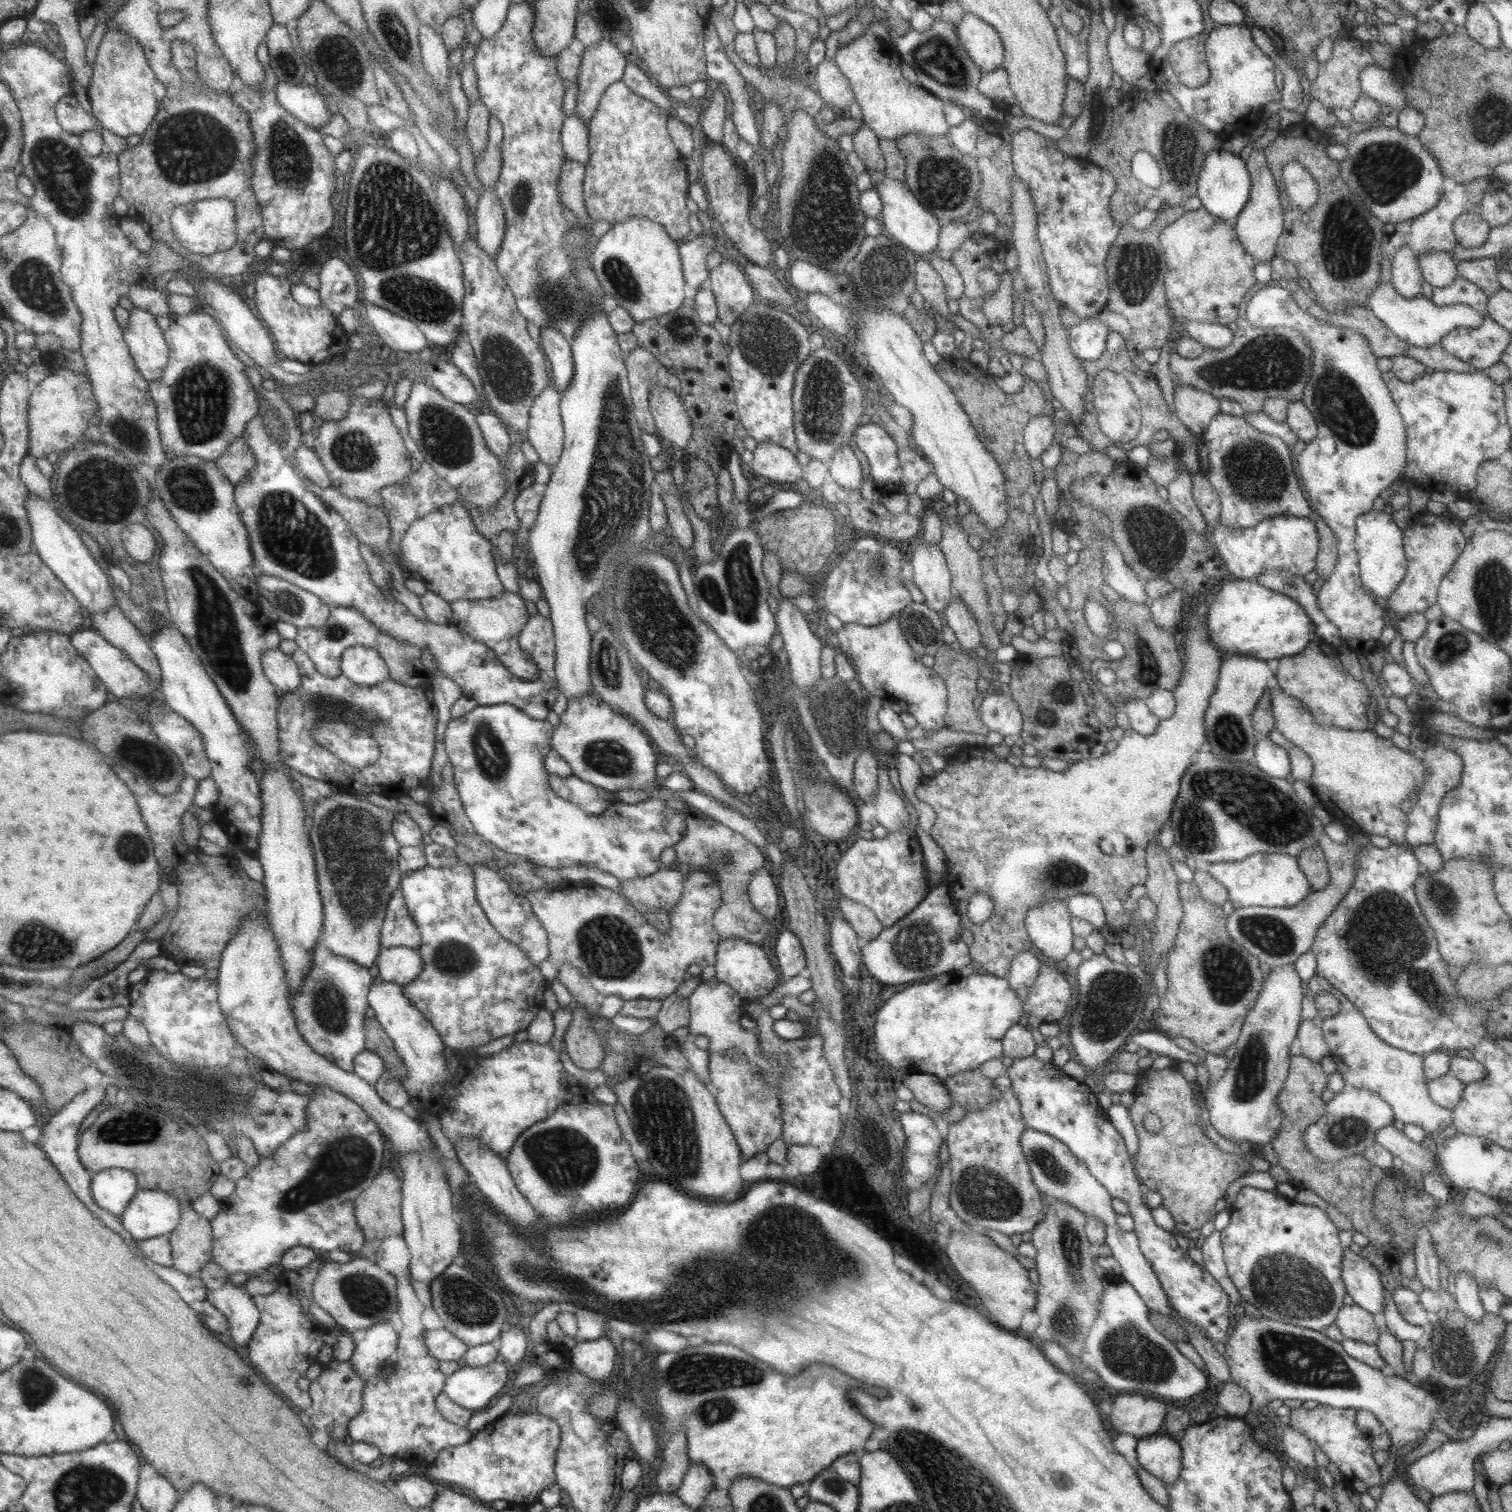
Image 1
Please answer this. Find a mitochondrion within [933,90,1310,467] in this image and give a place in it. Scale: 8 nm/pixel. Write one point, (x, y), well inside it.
(1271, 364)

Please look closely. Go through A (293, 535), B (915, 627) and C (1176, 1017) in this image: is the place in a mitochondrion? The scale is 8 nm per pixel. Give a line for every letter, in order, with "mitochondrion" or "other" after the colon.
A: mitochondrion
B: mitochondrion
C: other

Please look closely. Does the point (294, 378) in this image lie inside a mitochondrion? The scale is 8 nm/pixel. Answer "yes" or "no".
no

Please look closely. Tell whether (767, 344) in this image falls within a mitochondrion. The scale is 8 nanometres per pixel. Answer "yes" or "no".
yes

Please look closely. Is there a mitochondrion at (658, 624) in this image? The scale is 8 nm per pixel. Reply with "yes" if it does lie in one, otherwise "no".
yes

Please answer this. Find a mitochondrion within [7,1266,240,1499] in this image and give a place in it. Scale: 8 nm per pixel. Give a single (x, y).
(36, 1387)

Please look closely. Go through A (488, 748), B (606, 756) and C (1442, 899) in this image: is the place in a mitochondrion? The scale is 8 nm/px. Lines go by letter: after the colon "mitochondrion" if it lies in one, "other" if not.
A: mitochondrion
B: mitochondrion
C: mitochondrion

